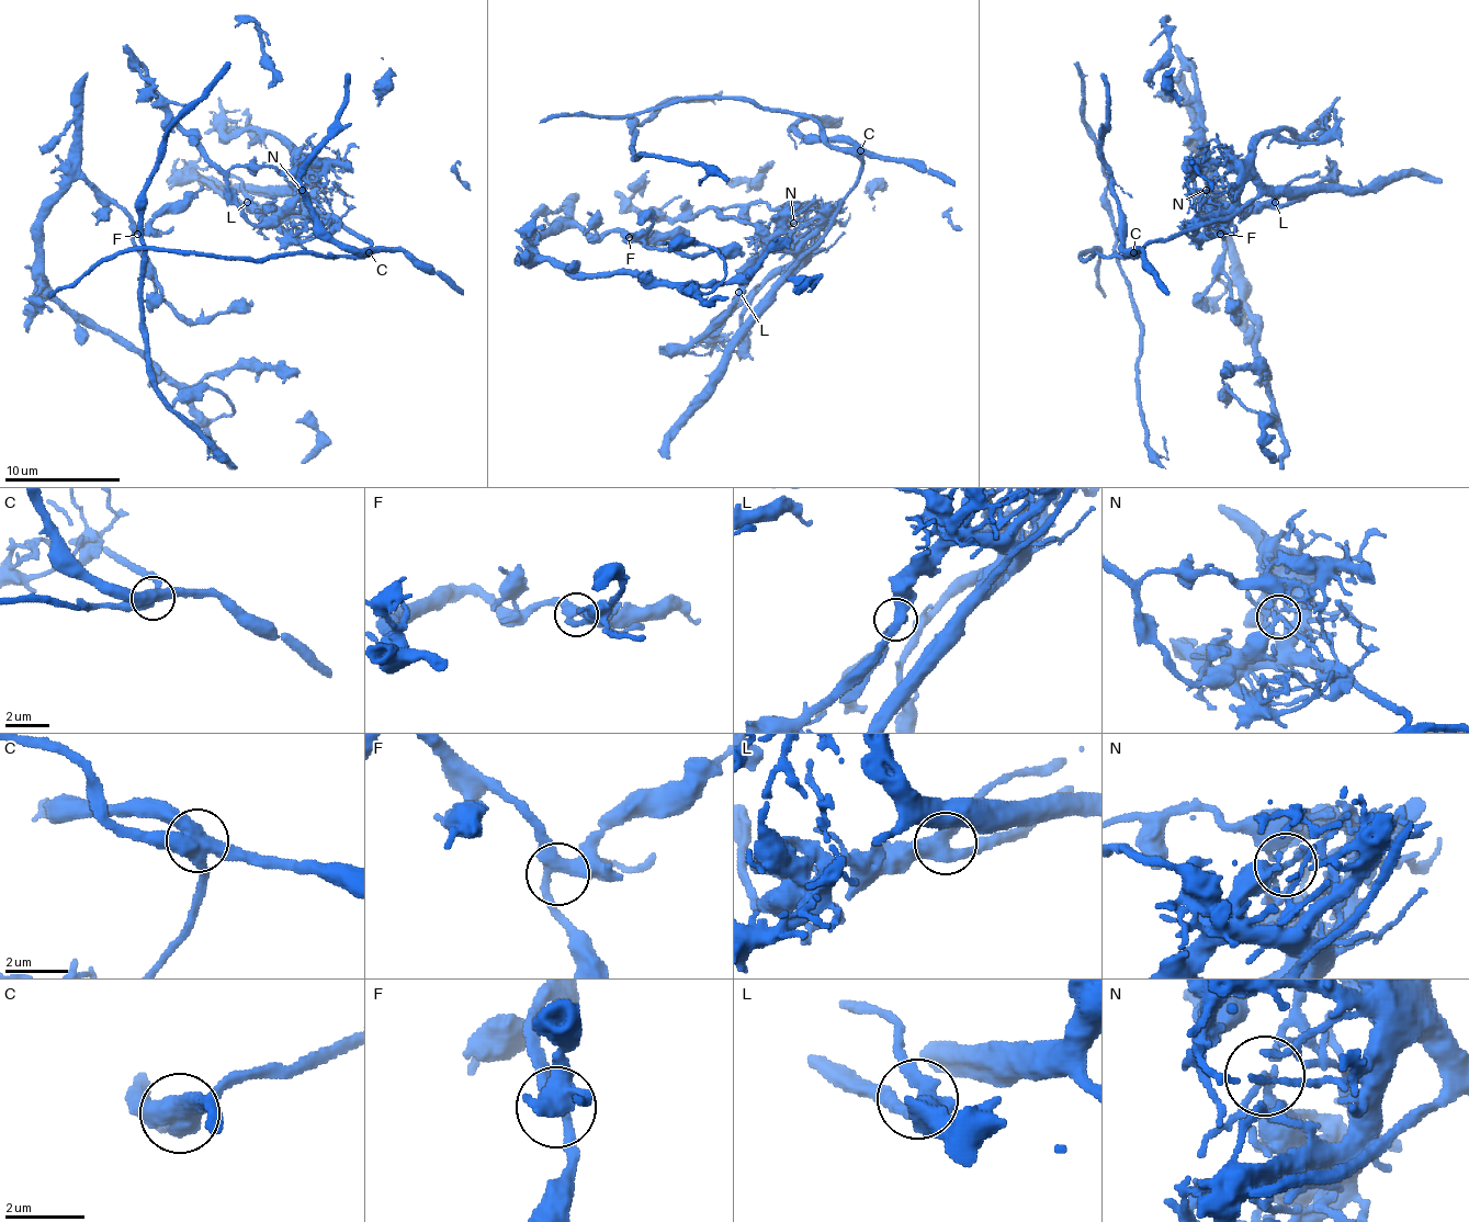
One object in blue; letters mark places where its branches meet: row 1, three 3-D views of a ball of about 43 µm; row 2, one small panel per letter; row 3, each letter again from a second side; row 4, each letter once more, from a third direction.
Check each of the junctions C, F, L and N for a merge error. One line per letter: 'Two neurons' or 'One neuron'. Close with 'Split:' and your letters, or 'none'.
C: Two neurons
F: One neuron
L: One neuron
N: Two neurons
Split: C, N

